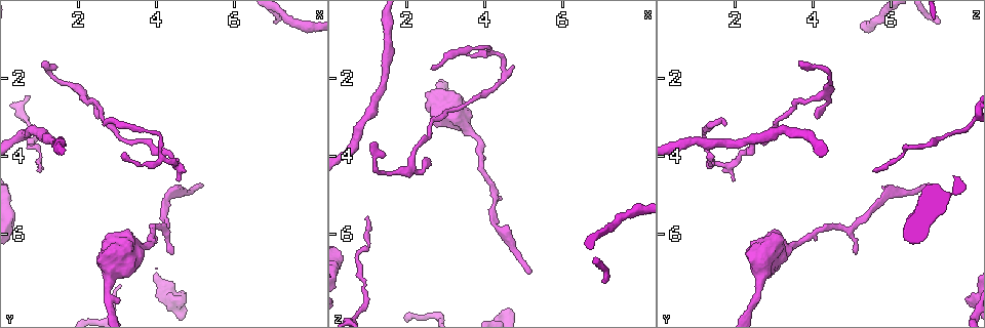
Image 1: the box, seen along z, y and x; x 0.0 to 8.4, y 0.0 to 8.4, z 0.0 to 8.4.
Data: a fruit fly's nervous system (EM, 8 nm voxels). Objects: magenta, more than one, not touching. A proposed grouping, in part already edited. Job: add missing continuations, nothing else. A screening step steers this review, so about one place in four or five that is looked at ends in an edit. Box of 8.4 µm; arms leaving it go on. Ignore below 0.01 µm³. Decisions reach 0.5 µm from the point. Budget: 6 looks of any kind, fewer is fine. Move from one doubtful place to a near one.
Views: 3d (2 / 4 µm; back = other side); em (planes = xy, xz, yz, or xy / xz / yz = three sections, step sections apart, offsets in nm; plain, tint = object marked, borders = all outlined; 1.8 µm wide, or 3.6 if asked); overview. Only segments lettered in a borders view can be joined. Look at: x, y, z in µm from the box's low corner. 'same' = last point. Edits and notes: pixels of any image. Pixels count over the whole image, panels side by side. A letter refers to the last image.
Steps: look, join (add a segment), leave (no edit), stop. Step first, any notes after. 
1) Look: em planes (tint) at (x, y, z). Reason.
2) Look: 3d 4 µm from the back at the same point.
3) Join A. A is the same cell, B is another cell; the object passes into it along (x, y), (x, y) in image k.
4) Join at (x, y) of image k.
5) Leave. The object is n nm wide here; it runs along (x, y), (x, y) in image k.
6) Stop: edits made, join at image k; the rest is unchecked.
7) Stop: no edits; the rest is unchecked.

Look: 3d 4 µm at (2.90, 6.90, 2.75). Thick turns thin.

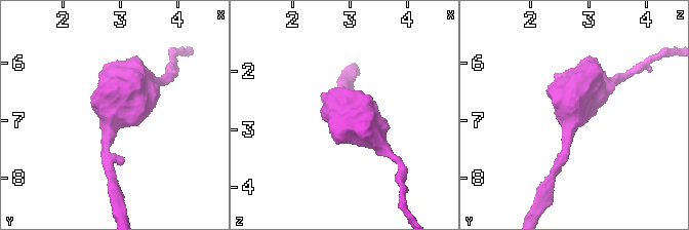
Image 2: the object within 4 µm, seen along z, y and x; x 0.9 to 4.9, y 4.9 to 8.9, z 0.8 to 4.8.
Look: em 3.6 µm planes (borders) at (2.90, 6.85, 2.70). Shape alone is not enough.

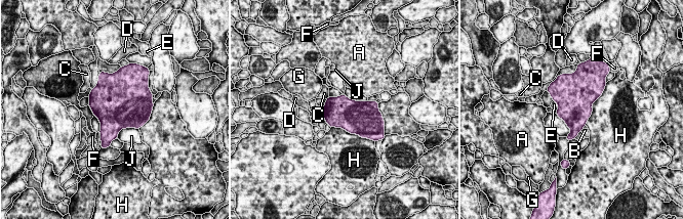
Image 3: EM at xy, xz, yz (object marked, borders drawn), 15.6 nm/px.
Leave. A, B, C, D, E, F, G, H and J are other cells; a border runs along (138, 128), (122, 128), (117, 136) in image 3; none of them fits.

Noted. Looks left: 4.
Look: em planes (borders) at (2.60, 3.05, 4.10). Thin end.

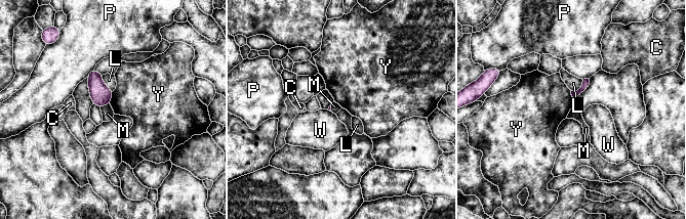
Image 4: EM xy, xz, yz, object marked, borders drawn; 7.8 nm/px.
Leave. C, L, M, P, W and Y are other cells; a border runs along (113, 91), (109, 103) in image 4; no lettered segment goes on from it.

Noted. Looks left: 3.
Look: 3d 2 µm at (2.70, 3.25, 1.70). An open end.

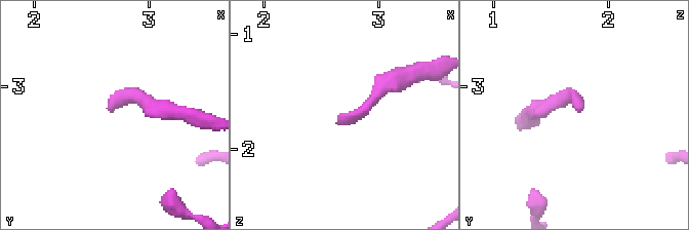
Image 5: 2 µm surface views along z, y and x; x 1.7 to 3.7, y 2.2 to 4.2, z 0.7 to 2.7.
Look: em planes (borders) at (2.68, 3.20, 1.70). Now the EM.

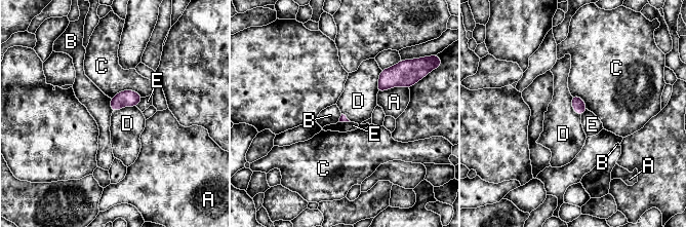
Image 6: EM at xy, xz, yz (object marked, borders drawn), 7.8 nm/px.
Leave. A, B, C, D and E are other cells; a border runs along (135, 106), (122, 106), (113, 112) in image 6; none of them fits.

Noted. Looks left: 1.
Stop: no edits; the rest is unchecked.

